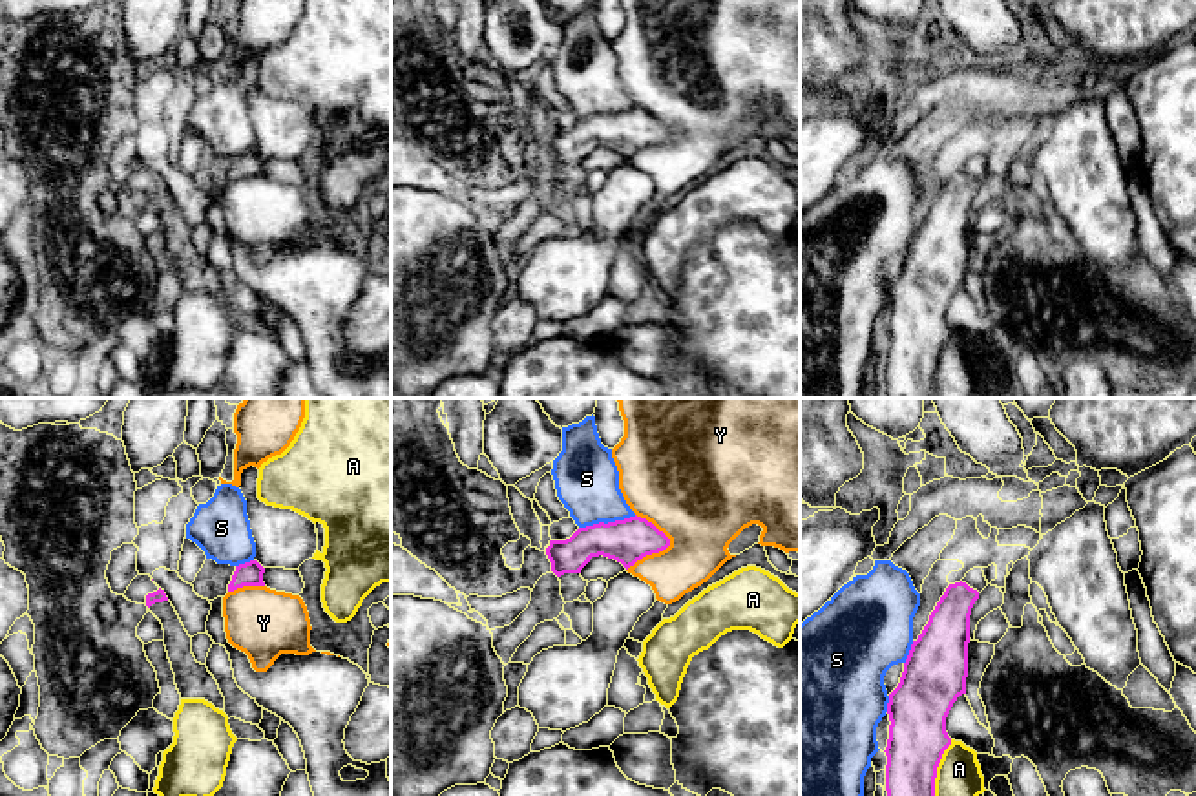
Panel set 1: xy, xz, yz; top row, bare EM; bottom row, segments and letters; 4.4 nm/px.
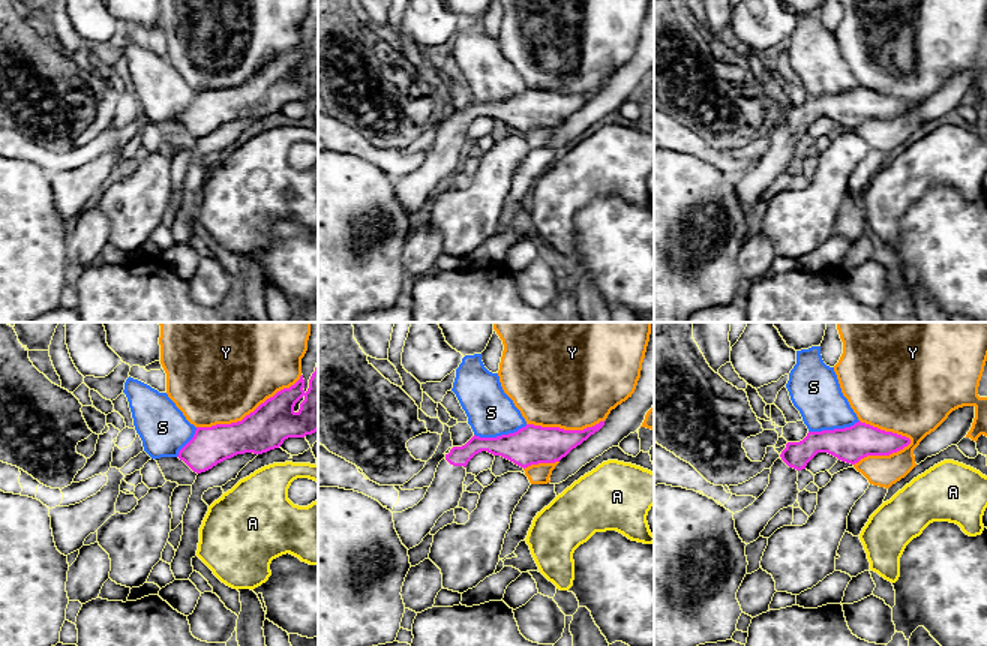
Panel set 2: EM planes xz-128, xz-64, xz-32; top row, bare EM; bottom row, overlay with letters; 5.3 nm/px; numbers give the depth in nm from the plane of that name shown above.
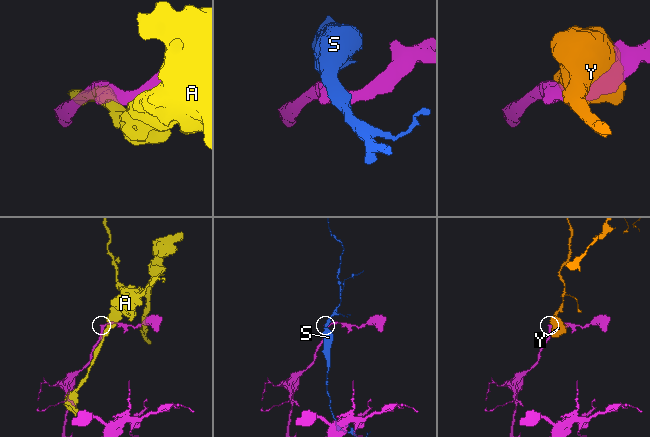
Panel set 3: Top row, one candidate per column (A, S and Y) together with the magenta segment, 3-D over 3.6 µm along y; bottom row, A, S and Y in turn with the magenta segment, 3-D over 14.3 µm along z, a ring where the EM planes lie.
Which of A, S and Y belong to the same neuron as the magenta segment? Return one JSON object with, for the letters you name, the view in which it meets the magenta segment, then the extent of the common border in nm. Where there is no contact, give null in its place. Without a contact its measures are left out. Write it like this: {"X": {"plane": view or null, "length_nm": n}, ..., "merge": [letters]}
{"merge": []}

